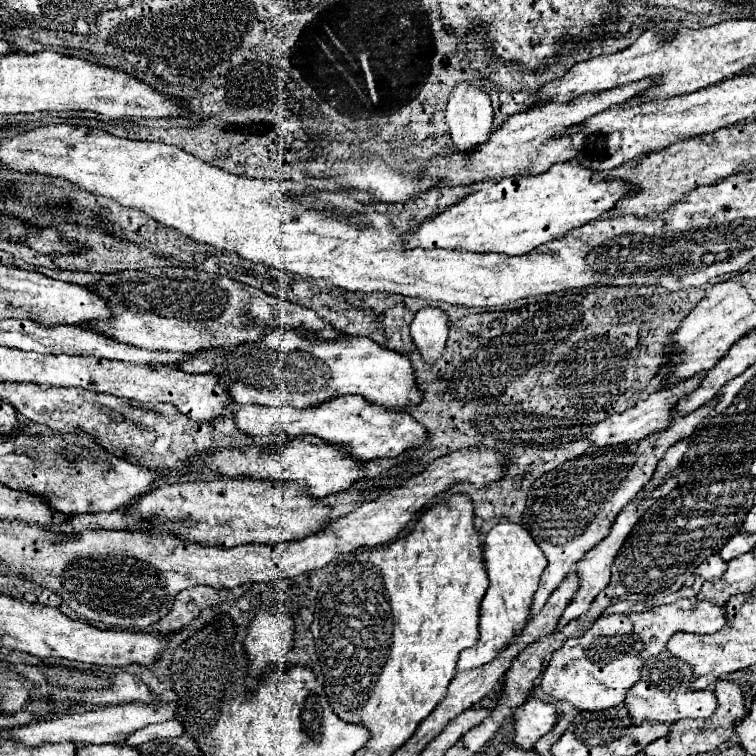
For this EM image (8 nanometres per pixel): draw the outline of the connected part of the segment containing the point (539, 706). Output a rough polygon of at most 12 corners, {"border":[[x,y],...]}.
{"border":[[530,698],[514,714],[512,742],[532,750],[556,726],[556,704]]}

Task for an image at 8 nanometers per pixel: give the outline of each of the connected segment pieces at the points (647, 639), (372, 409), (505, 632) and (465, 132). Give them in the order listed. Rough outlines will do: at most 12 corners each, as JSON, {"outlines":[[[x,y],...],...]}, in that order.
{"outlines":[[[688,598],[630,614],[648,660],[676,632],[712,634],[728,614]],[[364,396],[304,410],[232,404],[240,430],[312,434],[356,460],[428,440],[404,410]],[[518,524],[484,538],[490,588],[458,670],[494,660],[528,622],[546,556]],[[460,84],[446,106],[454,152],[470,154],[492,130],[490,98]]]}

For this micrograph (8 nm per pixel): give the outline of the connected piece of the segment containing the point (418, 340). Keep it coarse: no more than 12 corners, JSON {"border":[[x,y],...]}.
{"border":[[420,308],[410,334],[424,360],[438,360],[448,338],[448,314]]}

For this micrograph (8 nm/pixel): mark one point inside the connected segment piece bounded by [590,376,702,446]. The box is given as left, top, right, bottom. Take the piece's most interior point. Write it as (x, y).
(651, 415)

